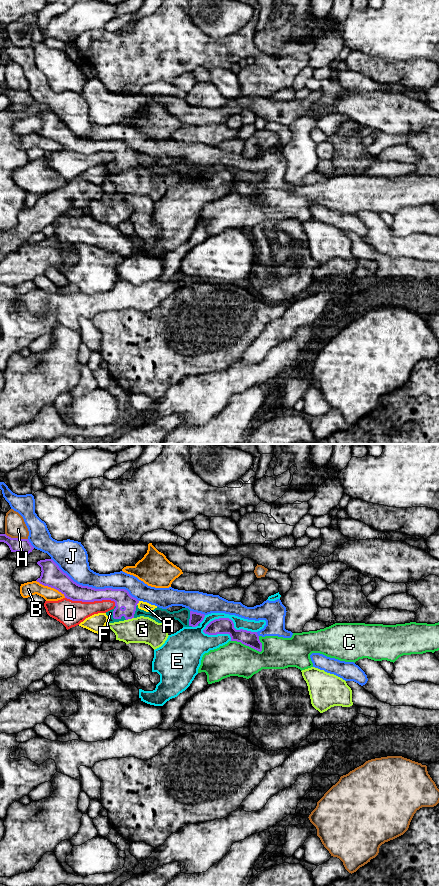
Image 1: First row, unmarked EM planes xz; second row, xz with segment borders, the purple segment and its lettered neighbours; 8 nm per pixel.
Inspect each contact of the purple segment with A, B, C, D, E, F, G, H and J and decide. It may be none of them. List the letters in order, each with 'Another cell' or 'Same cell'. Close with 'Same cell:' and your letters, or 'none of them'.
A: Another cell
B: Another cell
C: Another cell
D: Another cell
E: Another cell
F: Same cell
G: Another cell
H: Another cell
J: Another cell
Same cell: F

